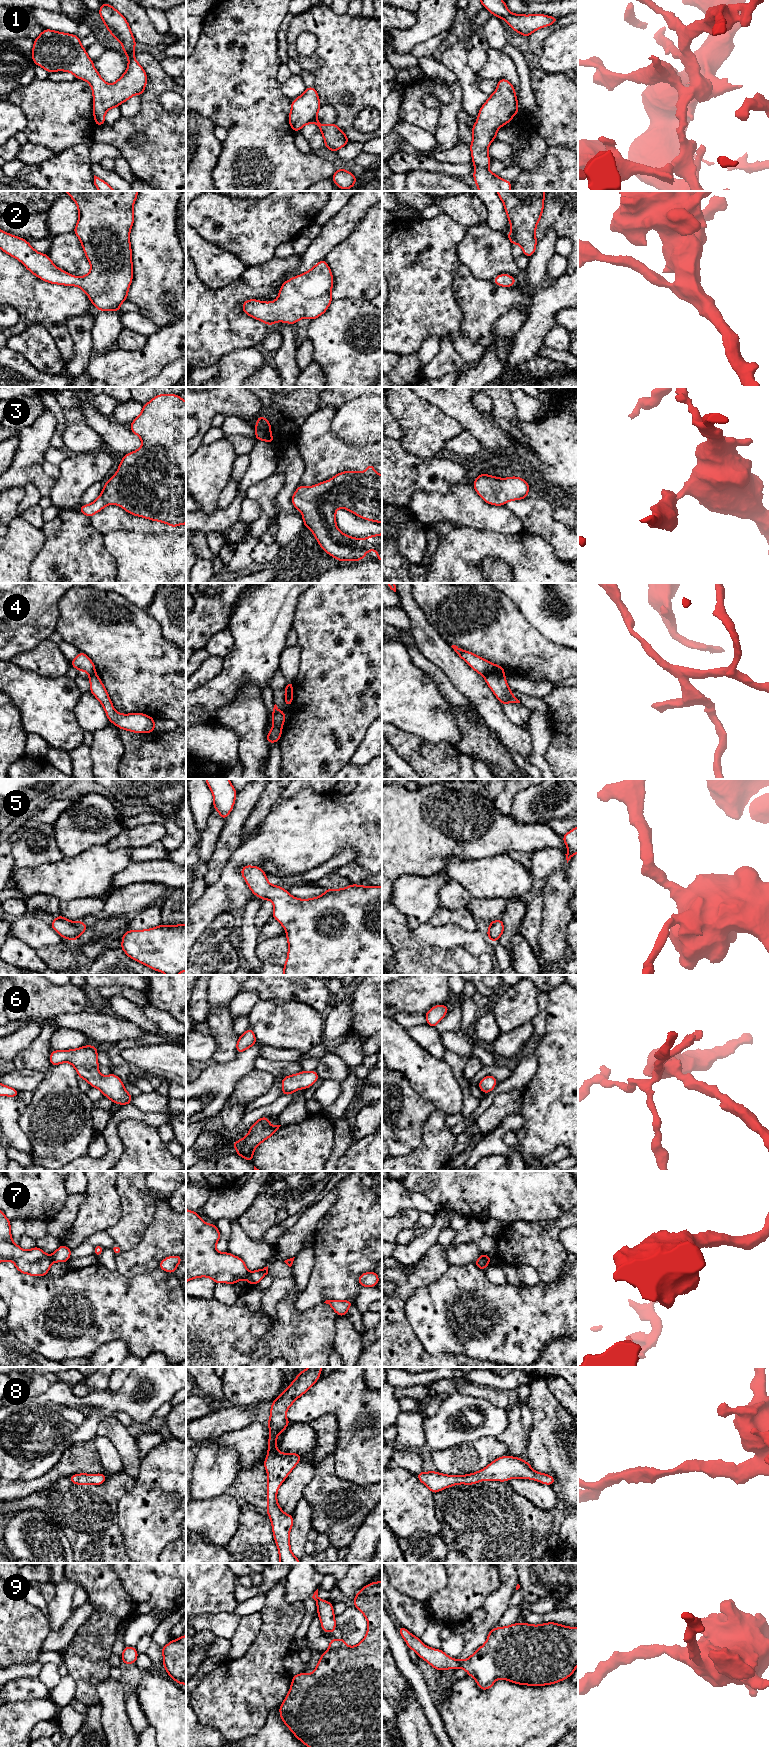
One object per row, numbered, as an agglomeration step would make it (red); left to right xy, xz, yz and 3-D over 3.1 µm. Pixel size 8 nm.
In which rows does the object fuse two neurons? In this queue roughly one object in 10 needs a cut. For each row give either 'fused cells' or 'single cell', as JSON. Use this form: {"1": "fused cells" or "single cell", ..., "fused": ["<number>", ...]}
{"1": "single cell", "2": "single cell", "3": "single cell", "4": "fused cells", "5": "single cell", "6": "single cell", "7": "fused cells", "8": "single cell", "9": "single cell", "fused": ["4", "7"]}

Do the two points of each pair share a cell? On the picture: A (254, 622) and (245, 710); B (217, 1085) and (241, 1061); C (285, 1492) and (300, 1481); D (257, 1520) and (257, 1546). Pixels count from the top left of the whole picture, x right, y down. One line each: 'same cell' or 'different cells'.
A: different cells
B: same cell
C: same cell
D: same cell

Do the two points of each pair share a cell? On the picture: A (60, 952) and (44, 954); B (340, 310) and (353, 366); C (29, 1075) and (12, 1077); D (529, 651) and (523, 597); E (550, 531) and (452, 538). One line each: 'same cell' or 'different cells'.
A: same cell
B: same cell
C: same cell
D: different cells
E: different cells

